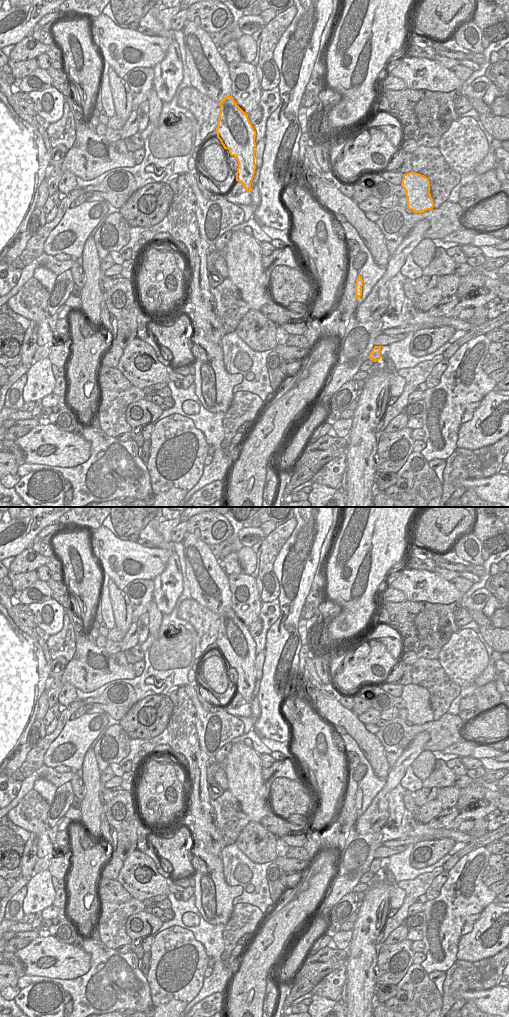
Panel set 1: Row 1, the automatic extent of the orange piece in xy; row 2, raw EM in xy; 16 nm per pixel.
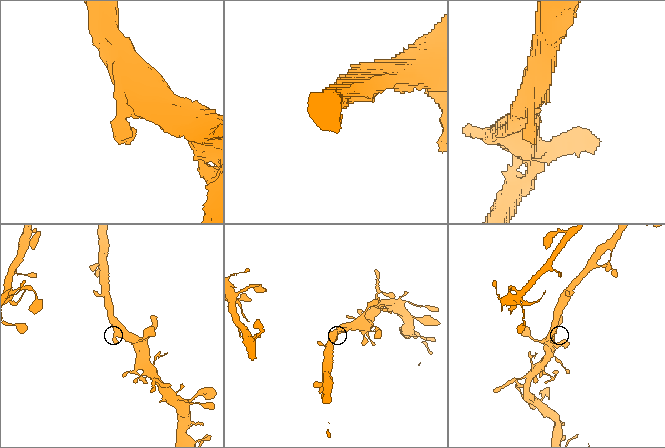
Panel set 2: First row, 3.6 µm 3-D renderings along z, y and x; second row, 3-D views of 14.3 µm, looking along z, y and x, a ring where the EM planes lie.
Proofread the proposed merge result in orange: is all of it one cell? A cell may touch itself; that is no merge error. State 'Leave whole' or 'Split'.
Leave whole.

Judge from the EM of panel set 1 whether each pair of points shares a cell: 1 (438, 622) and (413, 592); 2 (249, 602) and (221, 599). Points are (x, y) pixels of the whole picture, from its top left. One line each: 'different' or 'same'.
1: different
2: different

